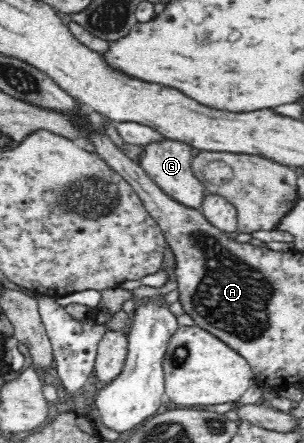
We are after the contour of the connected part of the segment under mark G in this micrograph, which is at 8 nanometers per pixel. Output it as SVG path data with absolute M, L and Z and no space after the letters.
M166 139L165 142L155 142L145 147L139 165L153 179L153 182L178 204L191 210L200 210L207 194L206 188L192 171L192 147L188 144Z

